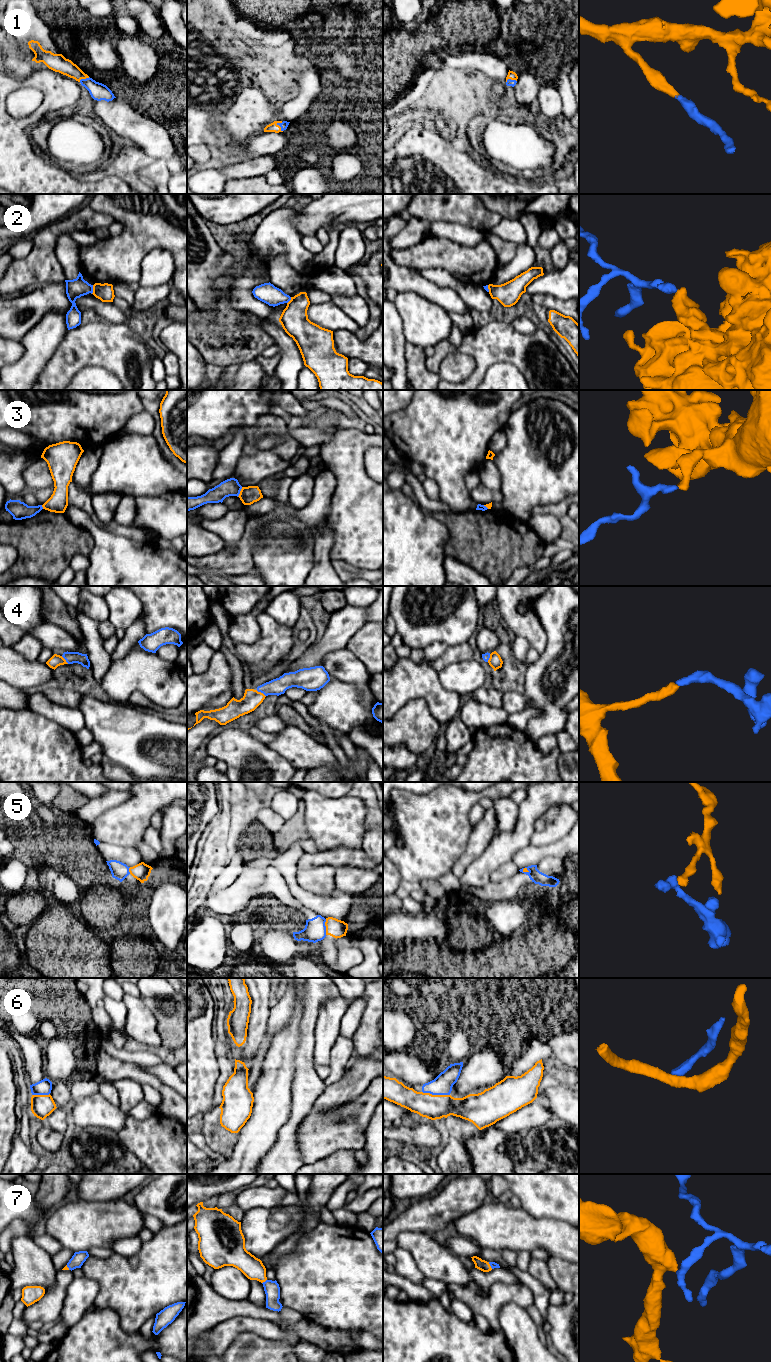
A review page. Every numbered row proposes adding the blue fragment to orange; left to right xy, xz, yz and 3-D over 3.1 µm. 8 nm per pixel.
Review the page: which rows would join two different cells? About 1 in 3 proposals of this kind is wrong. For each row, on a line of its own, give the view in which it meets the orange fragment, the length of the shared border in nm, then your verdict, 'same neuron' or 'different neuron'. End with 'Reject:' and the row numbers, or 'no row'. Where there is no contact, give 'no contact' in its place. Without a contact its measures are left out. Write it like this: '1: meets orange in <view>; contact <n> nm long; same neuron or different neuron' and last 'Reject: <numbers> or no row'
1: meets orange in xz; contact 90 nm long; same neuron
2: meets orange in xy; contact 70 nm long; different neuron
3: meets orange in xz; contact 90 nm long; different neuron
4: meets orange in xz; contact 90 nm long; same neuron
5: meets orange in xz; contact 130 nm long; different neuron
6: meets orange in yz; contact 220 nm long; different neuron
7: meets orange in xz; contact 50 nm long; same neuron
Reject: 2, 3, 5, 6

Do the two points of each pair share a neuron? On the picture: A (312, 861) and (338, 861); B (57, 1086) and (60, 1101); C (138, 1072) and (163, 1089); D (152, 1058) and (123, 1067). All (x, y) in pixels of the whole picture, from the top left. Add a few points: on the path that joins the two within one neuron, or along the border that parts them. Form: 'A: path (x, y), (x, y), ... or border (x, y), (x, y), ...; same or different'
A: path (318, 860), (332, 860); same
B: path (60, 1090), (60, 1097); same
C: path (144, 1077), (157, 1084); same
D: border (112, 1055), (144, 1067); different

